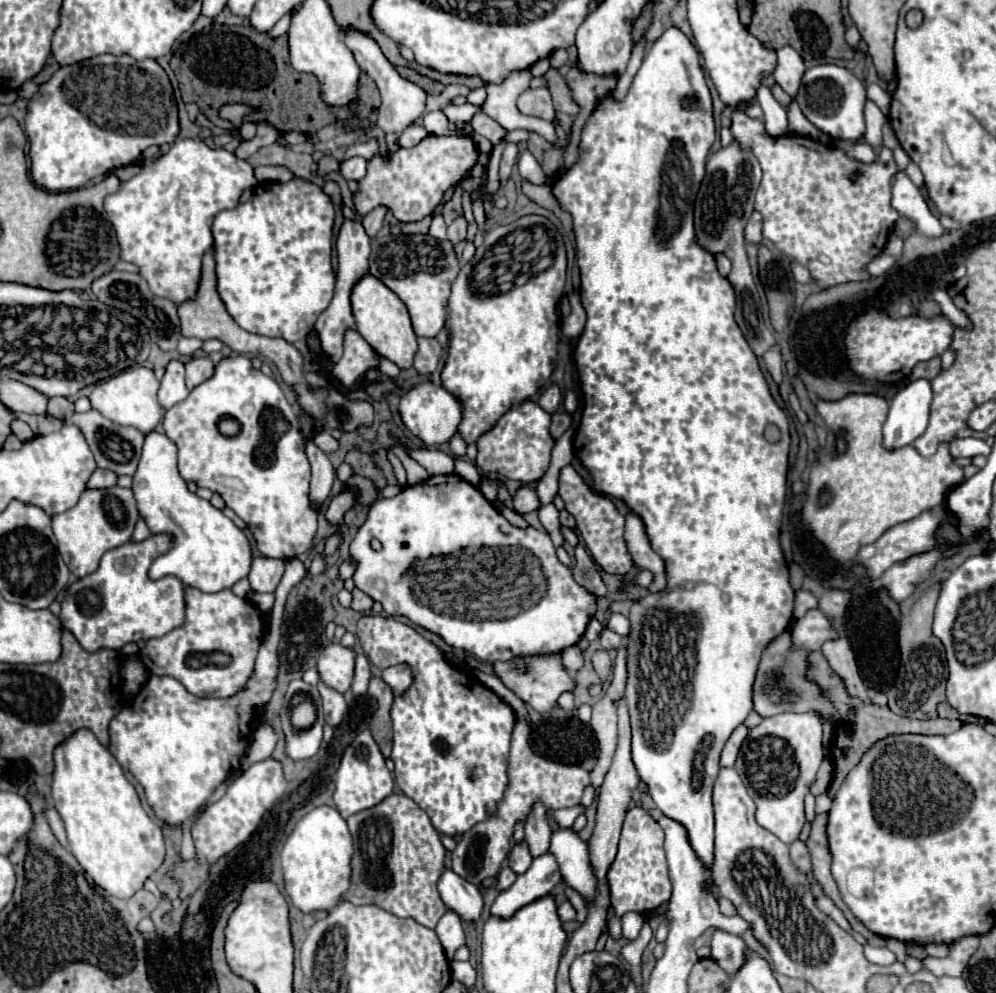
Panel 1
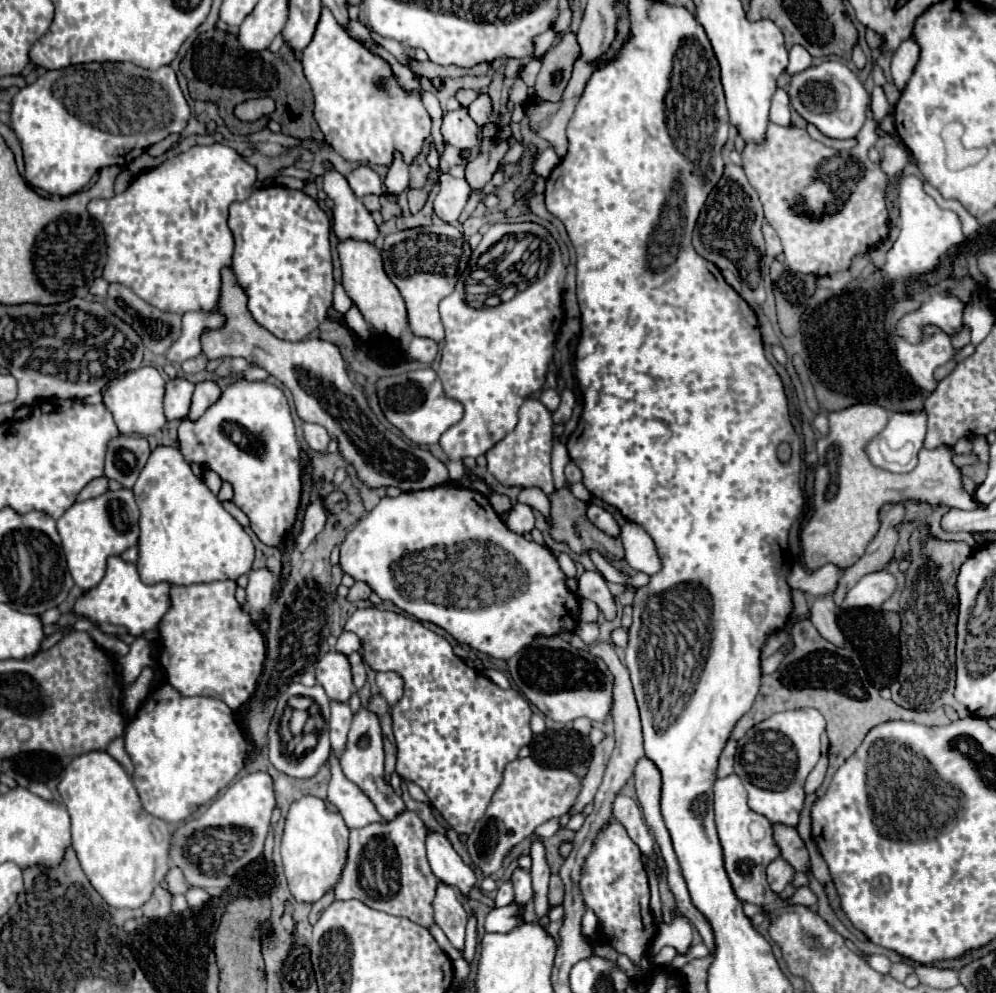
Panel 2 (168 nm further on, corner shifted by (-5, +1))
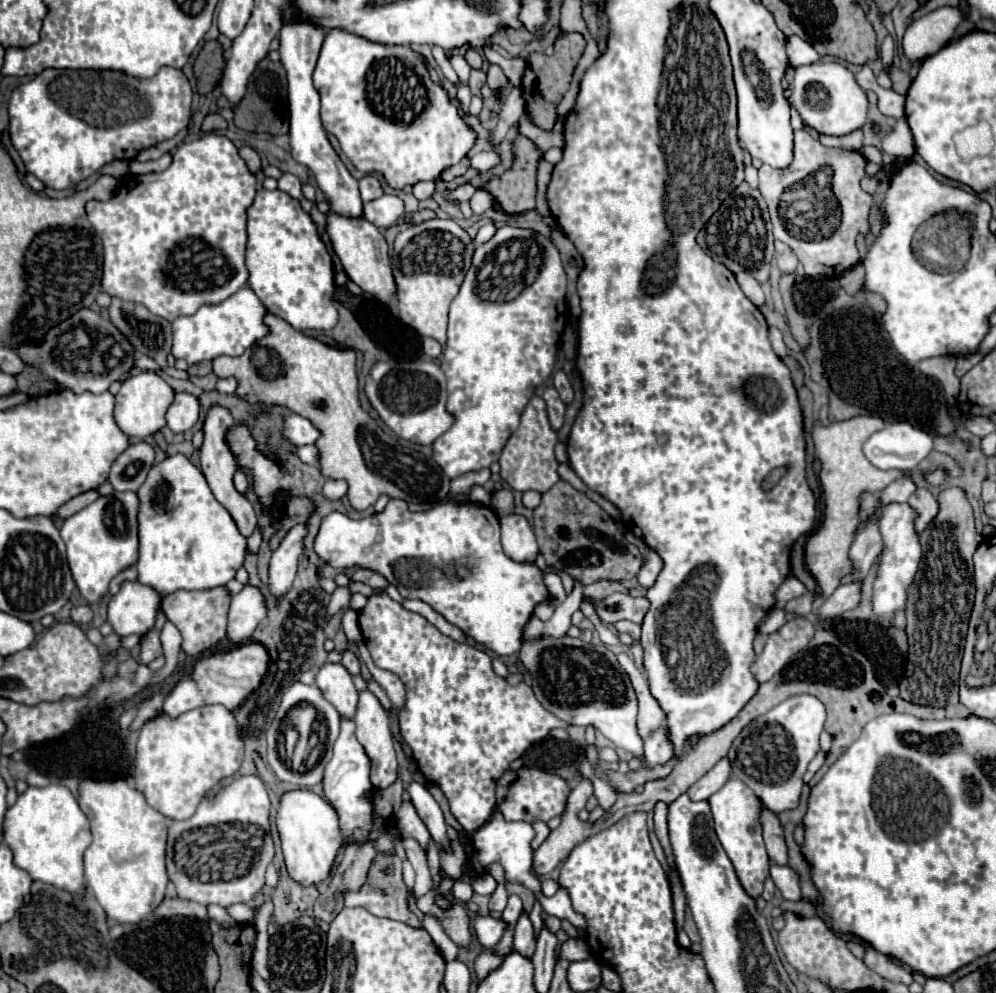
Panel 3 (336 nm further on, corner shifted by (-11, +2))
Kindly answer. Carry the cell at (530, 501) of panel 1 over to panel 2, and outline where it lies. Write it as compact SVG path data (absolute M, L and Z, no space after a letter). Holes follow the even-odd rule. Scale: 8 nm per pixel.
M517 503L517 505L509 511L509 517L507 517L505 525L507 525L511 531L519 533L519 535L531 531L533 525L535 525L533 509L531 509L529 505L525 505L525 503Z

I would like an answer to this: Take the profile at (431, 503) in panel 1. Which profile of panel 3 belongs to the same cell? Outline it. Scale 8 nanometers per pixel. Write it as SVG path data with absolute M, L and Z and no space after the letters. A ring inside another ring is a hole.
M389 500L381 514L373 514L363 520L351 520L341 512L331 512L323 518L313 548L317 556L321 556L321 560L333 568L359 566L377 570L399 588L401 596L427 602L435 612L443 614L467 636L491 648L499 656L511 656L519 652L523 626L531 618L535 606L549 600L541 570L535 564L517 564L507 558L507 554L503 554L499 542L499 518L491 508L481 504L447 502L427 512L409 512L403 500ZM451 562L459 562L459 574L447 574L447 570L451 570Z

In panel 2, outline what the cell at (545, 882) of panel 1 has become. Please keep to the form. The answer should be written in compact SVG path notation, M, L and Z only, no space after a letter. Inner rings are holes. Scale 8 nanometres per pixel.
M513 901L509 907L495 907L485 919L487 933L509 933L517 925L517 915L523 915L525 907Z

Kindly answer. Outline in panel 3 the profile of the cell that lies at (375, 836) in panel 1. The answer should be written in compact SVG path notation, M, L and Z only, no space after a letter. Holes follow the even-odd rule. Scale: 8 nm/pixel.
M377 856L377 860L373 862L373 866L369 870L367 884L357 894L353 894L353 892L343 894L345 906L361 906L361 908L369 910L373 916L399 920L399 922L405 922L411 928L421 928L419 918L413 912L407 910L405 896L407 896L407 890L405 890L405 884L403 884L403 870L401 870L401 858L399 856L391 856L391 858Z

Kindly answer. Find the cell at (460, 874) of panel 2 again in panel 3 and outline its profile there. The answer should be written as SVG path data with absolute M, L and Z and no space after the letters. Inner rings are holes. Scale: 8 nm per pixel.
M411 782L409 784L409 794L411 794L411 802L419 814L419 818L425 822L425 826L429 828L433 840L443 848L443 850L449 850L449 840L445 836L445 818L443 818L443 812L439 808L439 804L435 802L435 798L431 796L431 792L419 784L419 782Z

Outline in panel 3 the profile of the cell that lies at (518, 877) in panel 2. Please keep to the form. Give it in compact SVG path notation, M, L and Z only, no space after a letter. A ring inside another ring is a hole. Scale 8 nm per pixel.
M523 912L517 926L515 926L515 940L513 946L519 954L523 954L525 958L531 958L531 954L535 952L535 936L533 936L533 926L529 916Z

